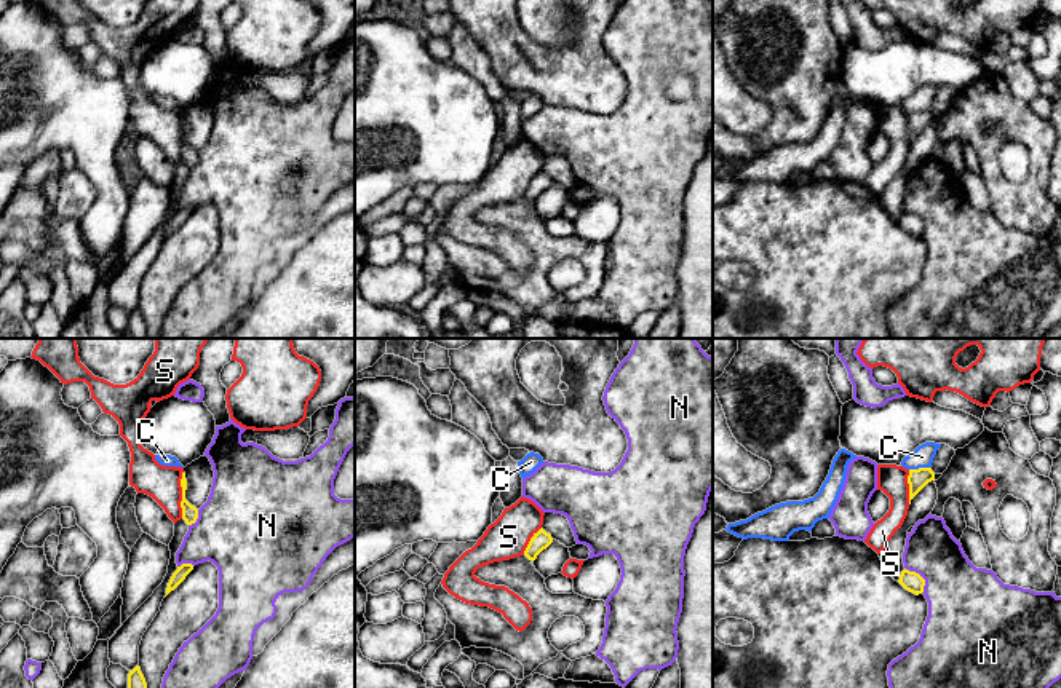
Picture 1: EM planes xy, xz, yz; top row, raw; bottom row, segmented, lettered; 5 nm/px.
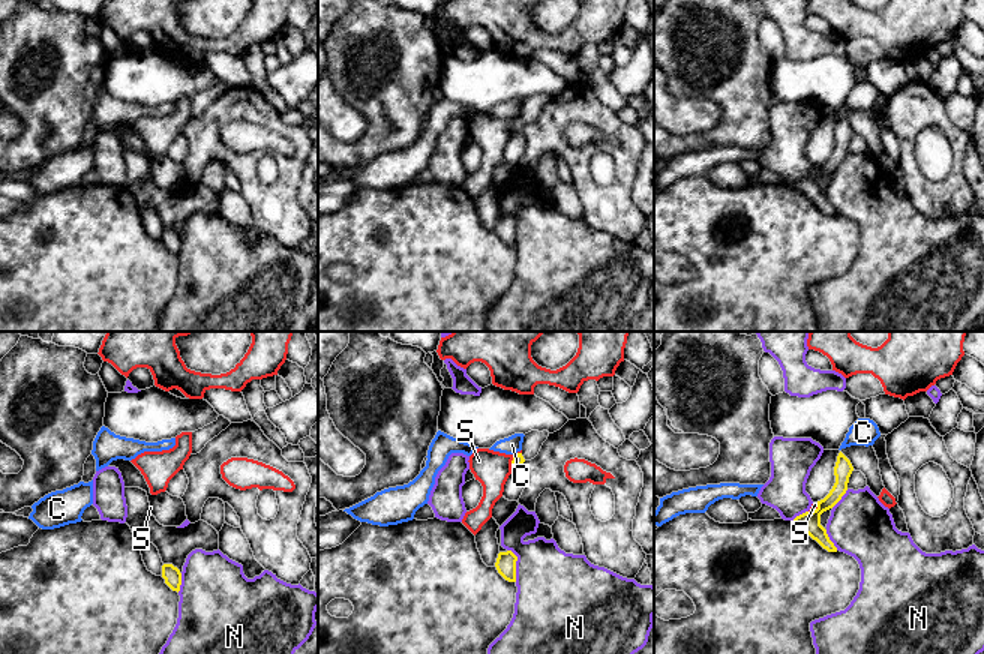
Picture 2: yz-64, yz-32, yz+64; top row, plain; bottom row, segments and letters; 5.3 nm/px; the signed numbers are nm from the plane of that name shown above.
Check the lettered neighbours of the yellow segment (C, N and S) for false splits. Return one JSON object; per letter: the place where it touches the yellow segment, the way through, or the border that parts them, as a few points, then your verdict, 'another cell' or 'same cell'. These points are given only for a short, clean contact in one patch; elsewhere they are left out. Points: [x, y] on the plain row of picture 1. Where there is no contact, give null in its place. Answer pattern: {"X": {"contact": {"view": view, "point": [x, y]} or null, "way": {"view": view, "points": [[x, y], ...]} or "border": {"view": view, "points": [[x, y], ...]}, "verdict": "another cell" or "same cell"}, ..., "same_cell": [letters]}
{"C": {"contact": {"view": "yz", "point": [919, 110]}, "verdict": "another cell"}, "N": {"contact": {"view": "yz", "point": [921, 219]}, "verdict": "another cell"}, "S": {"contact": {"view": "xy", "point": [182, 138]}, "border": {"view": "xy", "points": [[182, 114], [181, 160]]}, "verdict": "another cell"}, "same_cell": []}

